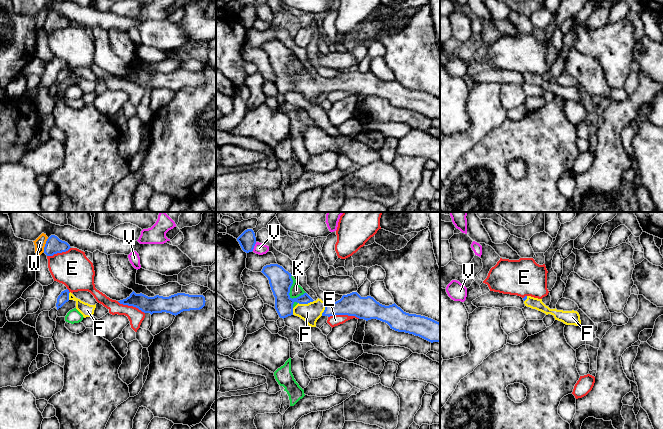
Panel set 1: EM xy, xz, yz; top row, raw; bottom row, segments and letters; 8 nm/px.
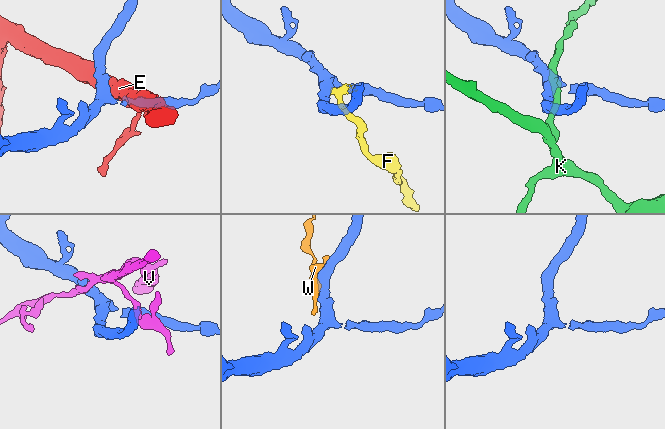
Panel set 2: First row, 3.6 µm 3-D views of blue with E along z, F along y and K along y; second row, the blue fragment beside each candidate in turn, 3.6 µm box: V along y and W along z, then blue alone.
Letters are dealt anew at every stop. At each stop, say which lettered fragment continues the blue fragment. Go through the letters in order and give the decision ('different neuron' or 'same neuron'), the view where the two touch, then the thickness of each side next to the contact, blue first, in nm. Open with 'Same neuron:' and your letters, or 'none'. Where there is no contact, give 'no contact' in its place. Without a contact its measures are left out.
Same neuron: F
E: different neuron; meets blue in xz; 190 nm thick on the blue side, 90 nm on the other
F: same neuron; meets blue in xz; 160 nm thick on the blue side, 160 nm on the other
K: different neuron; meets blue in xz; 180 nm thick on the blue side, 100 nm on the other
V: different neuron; meets blue in xz; 140 nm thick on the blue side, 90 nm on the other
W: different neuron; meets blue in xy; 140 nm thick on the blue side, 90 nm on the other

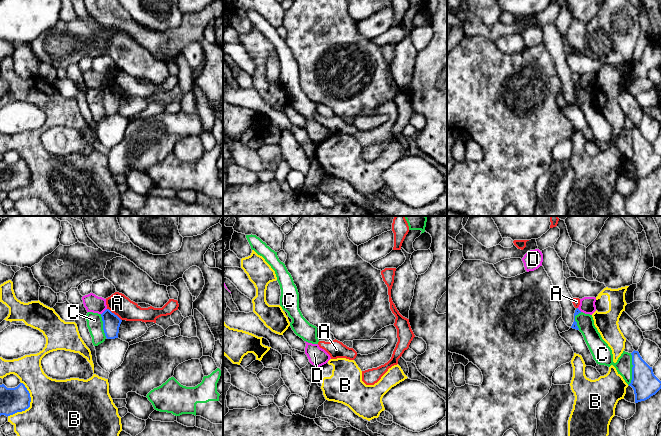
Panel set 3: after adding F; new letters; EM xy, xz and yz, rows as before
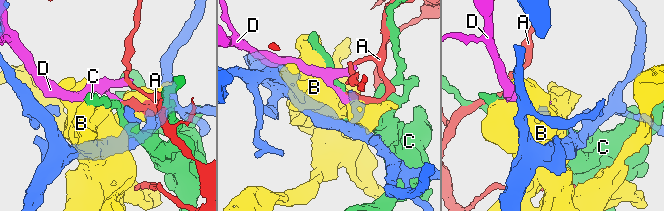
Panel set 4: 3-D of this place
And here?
Same neuron: none
A: different neuron; meets blue in xy; 140 nm thick on the blue side, 170 nm on the other
B: different neuron; meets blue in xy; 200 nm thick on the blue side, 440 nm on the other
C: different neuron; meets blue in yz; 220 nm thick on the blue side, 140 nm on the other
D: different neuron; meets blue in xy; 140 nm thick on the blue side, 140 nm on the other

